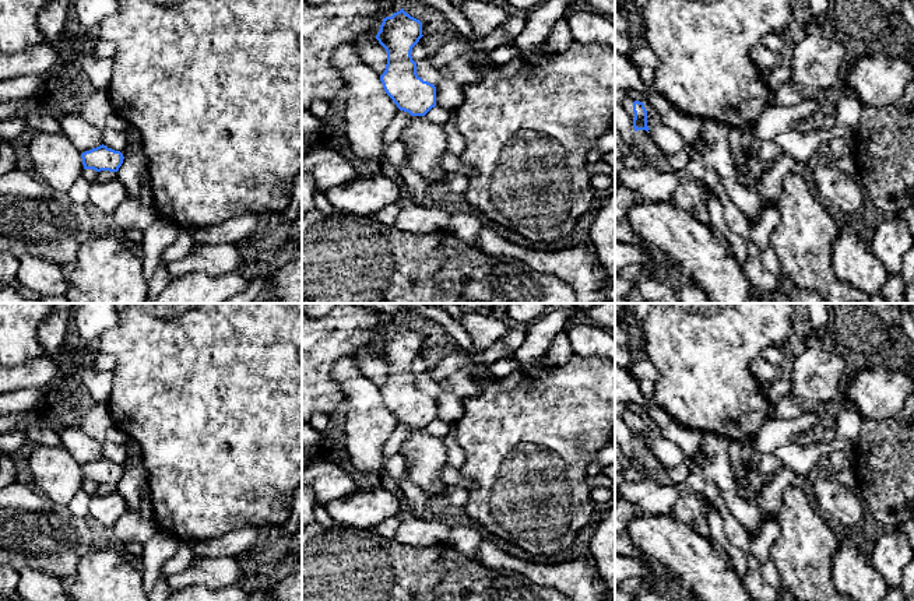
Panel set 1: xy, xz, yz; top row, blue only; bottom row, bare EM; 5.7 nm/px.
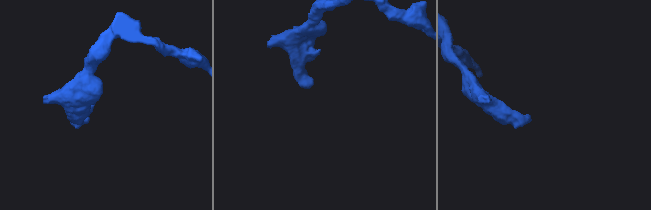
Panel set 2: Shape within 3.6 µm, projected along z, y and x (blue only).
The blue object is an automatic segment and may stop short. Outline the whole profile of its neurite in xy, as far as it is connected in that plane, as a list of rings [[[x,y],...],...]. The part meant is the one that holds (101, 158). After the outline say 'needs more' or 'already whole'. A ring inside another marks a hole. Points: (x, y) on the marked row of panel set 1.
[[[103,144],[82,152],[81,158],[84,169],[94,169],[96,172],[101,171],[117,172],[124,159],[120,151],[108,148]]]; already whole

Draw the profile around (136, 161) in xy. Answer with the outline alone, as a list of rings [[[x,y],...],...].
[[[129,126],[133,137],[130,150],[124,154],[122,166],[117,171],[117,180],[124,186],[129,196],[140,201],[140,175],[148,168],[148,158],[143,150],[141,137],[136,127]]]

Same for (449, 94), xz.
[[[454,77],[443,78],[436,87],[436,106],[449,112],[456,110],[464,101],[464,85]]]

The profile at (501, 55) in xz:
[[[502,45],[493,49],[489,56],[498,64],[505,64],[514,59],[520,50],[514,45]]]

